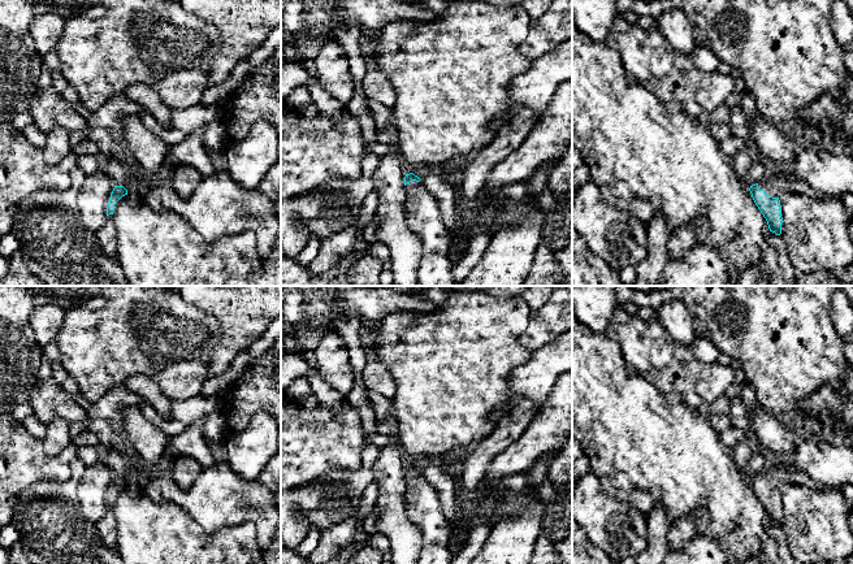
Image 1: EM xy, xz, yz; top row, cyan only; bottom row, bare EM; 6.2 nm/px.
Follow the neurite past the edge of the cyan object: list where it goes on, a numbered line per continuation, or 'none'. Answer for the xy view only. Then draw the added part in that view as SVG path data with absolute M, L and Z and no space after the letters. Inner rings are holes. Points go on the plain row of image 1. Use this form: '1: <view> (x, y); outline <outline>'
1: xy (107, 528); outline M113 506L107 507L107 513L96 522L99 539L108 548L117 547L117 521L113 512Z

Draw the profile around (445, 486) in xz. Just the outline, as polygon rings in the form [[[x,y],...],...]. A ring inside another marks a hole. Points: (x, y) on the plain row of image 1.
[[[429,465],[420,472],[428,482],[438,493],[438,499],[442,506],[442,512],[446,520],[450,522],[450,550],[455,555],[459,552],[458,539],[458,522],[460,520],[460,512],[458,509],[458,496],[455,482],[445,473],[442,467]]]

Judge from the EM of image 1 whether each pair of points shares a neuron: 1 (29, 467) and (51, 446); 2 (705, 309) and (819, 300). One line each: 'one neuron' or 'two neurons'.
1: two neurons
2: one neuron

